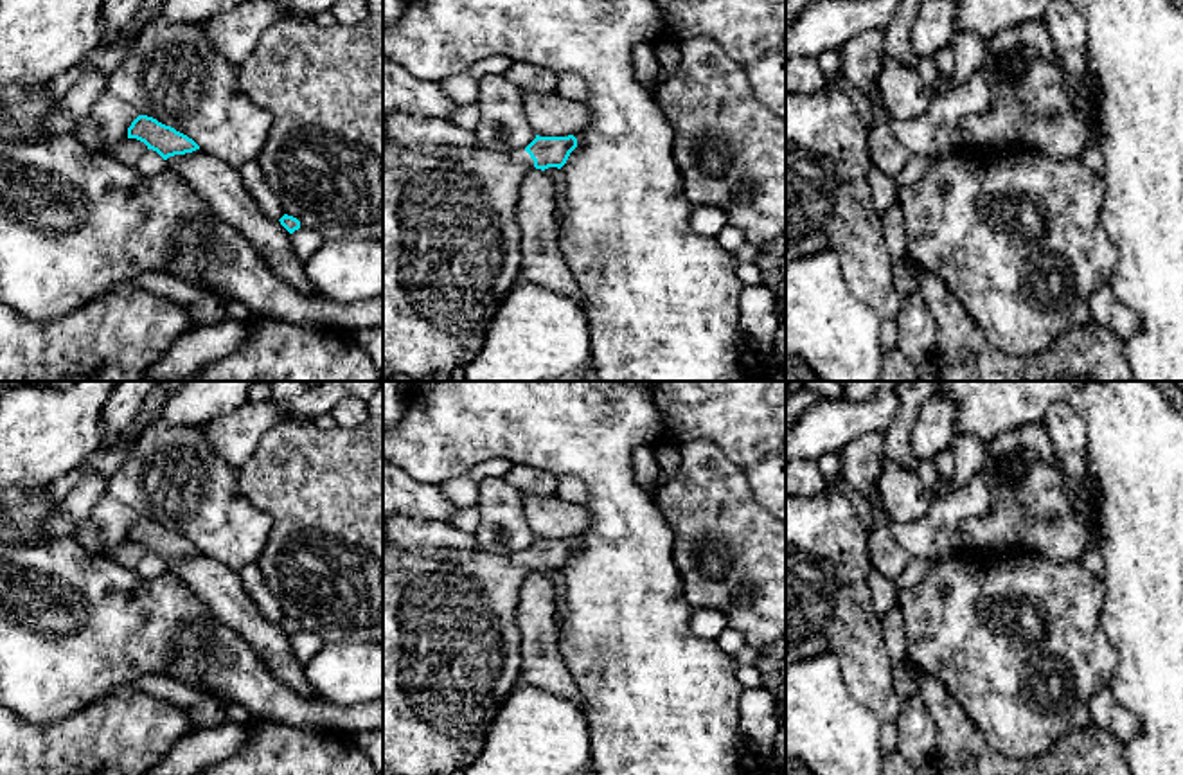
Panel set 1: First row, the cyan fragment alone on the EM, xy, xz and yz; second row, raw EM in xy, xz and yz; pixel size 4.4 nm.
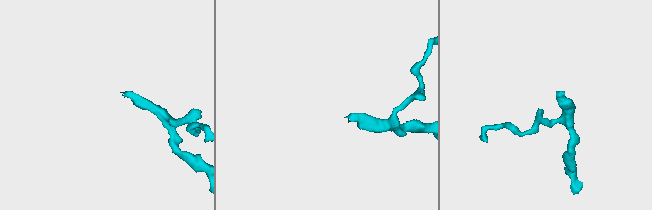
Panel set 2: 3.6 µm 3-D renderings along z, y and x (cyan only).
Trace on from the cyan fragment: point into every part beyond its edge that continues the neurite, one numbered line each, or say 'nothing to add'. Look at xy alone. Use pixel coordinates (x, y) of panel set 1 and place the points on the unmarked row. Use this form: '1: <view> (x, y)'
nothing to add

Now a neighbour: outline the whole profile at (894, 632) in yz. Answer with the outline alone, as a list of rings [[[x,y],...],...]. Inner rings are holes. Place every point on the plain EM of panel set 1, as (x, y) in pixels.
[[[899,604],[881,619],[881,624],[892,665],[906,660],[906,631]]]

